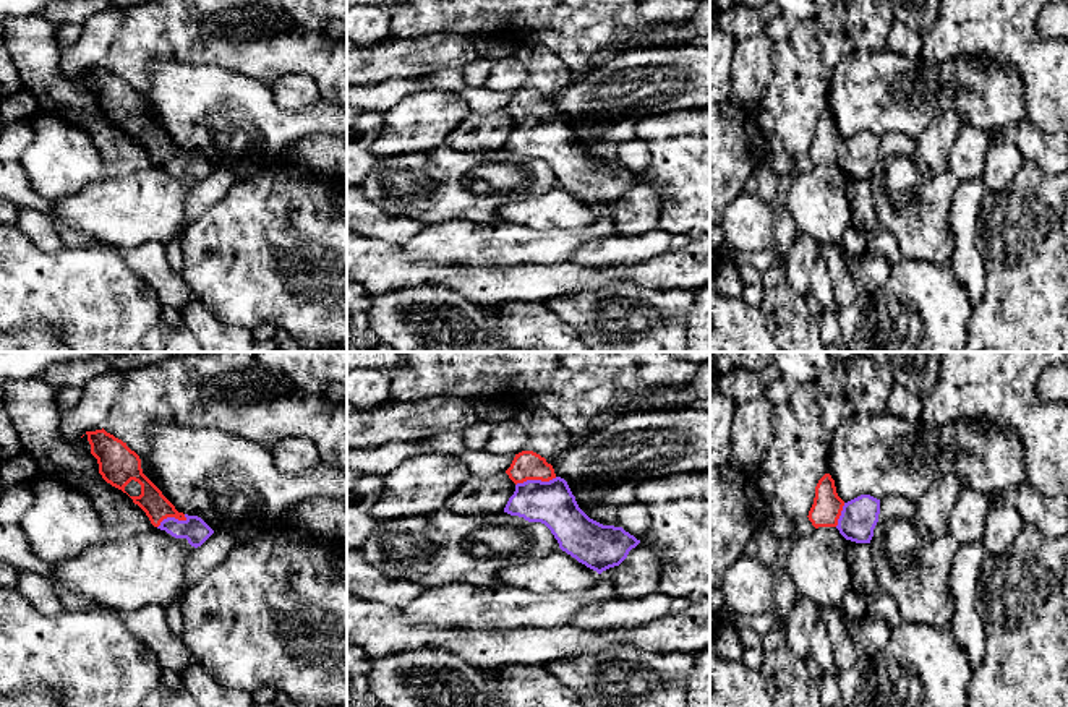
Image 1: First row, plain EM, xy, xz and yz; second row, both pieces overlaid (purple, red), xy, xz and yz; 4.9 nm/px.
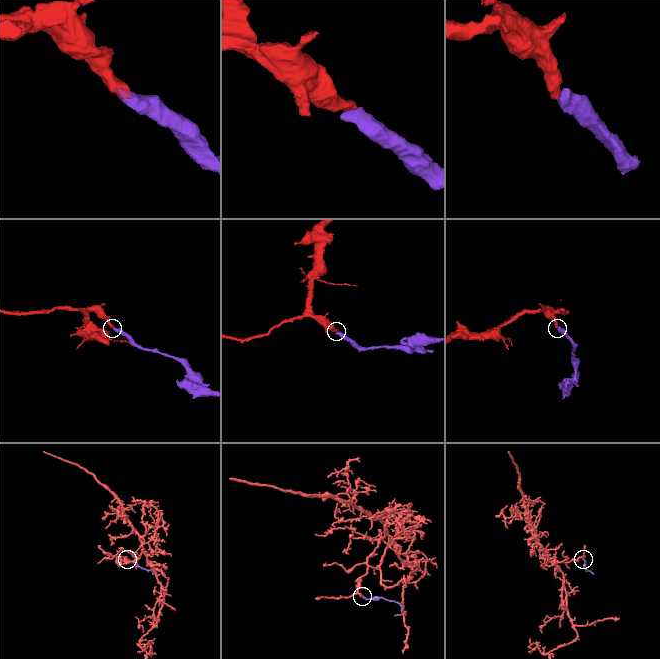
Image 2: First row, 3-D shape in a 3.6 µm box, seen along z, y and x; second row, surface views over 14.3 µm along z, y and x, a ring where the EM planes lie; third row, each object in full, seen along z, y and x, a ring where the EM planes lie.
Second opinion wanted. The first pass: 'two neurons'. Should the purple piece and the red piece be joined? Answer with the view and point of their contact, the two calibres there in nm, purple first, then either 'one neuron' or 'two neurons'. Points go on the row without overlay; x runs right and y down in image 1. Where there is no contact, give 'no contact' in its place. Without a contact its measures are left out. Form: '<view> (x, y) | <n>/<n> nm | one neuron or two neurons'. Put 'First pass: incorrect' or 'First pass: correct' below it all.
xz (535, 117) | 220/140 nm | one neuron
First pass: incorrect

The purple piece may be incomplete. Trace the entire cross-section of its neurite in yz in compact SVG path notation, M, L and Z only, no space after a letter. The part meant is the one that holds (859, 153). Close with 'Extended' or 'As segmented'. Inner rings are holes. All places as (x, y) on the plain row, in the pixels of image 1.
M825 110L817 123L809 157L815 165L836 164L839 170L856 180L870 180L878 159L880 136L861 131L844 139L830 110Z. Extended

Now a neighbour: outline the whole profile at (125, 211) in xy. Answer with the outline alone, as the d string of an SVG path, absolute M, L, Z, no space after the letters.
M165 167L107 177L50 201L52 225L78 230L96 242L131 248L144 242L180 238L186 201L194 183Z

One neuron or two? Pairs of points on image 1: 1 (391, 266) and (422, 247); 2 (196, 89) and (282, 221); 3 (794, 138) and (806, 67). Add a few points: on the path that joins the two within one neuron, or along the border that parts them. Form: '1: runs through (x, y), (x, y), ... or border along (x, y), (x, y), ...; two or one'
1: border along (394, 248), (405, 261), (435, 263), (438, 266); two
2: border along (284, 153), (268, 171), (255, 171), (242, 177); two
3: runs through (796, 120), (799, 85); one

